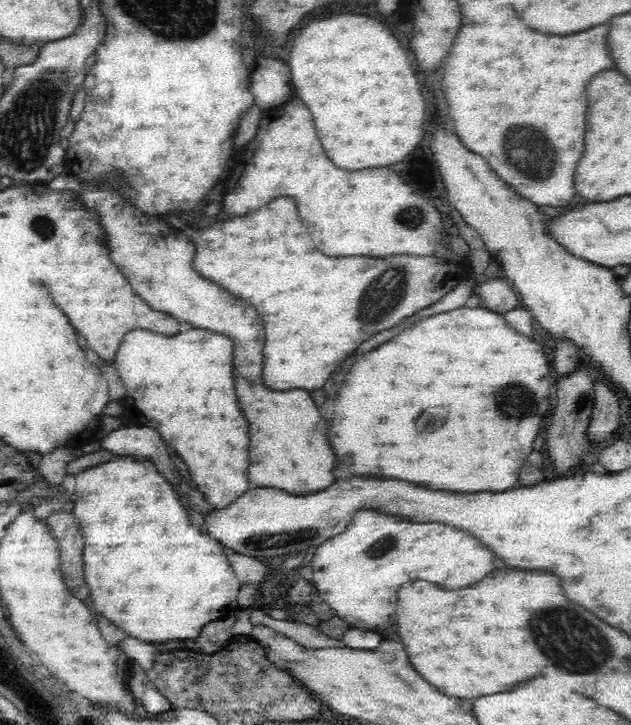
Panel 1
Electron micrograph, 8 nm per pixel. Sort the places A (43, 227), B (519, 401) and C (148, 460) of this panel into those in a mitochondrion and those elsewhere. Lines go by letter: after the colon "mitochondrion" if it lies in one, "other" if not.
A: mitochondrion
B: mitochondrion
C: other

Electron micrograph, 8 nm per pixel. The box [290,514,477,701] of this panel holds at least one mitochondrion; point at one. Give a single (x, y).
(380, 547)

